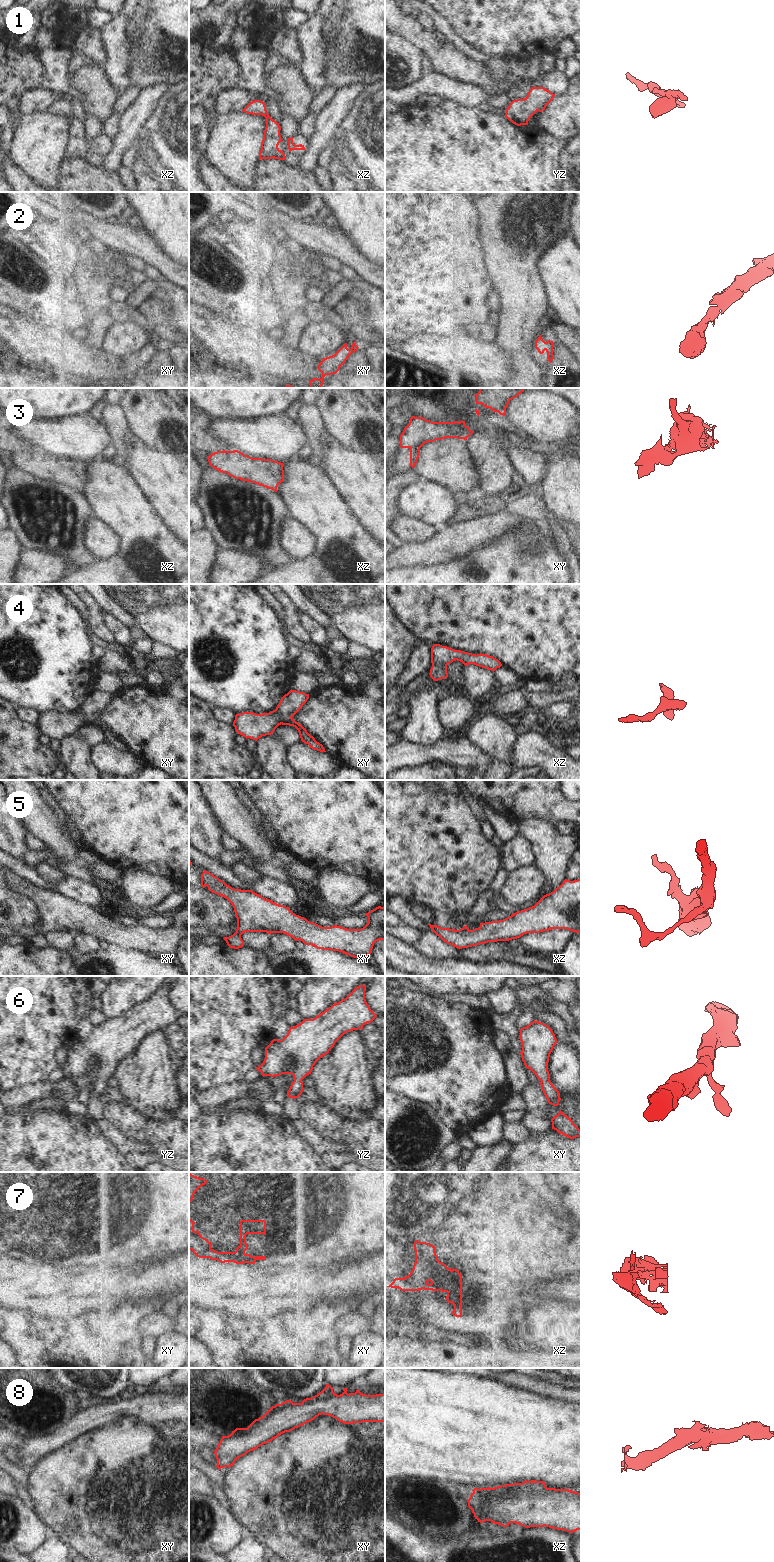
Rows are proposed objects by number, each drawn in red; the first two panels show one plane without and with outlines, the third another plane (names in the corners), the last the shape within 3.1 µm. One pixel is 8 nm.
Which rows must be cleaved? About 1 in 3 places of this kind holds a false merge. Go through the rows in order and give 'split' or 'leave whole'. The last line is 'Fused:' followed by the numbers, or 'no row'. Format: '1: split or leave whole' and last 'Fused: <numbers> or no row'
1: leave whole
2: leave whole
3: leave whole
4: leave whole
5: split
6: leave whole
7: split
8: leave whole
Fused: 5, 7

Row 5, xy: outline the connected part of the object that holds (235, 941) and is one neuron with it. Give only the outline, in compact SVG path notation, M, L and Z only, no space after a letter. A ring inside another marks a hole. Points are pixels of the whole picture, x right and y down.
M234 933L229 937L224 937L223 939L226 941L227 945L230 948L239 949L244 946L244 941L242 940L241 936L237 933Z

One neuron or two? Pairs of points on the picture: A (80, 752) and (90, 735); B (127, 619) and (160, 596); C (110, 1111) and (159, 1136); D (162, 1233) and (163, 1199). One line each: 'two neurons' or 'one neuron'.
A: two neurons
B: two neurons
C: one neuron
D: one neuron

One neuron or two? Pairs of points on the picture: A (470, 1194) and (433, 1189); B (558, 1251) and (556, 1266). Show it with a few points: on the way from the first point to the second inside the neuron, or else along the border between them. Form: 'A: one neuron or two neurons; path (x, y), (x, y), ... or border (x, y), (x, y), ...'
A: one neuron; path (461, 1190), (442, 1189)
B: one neuron; path (558, 1255), (558, 1262)

